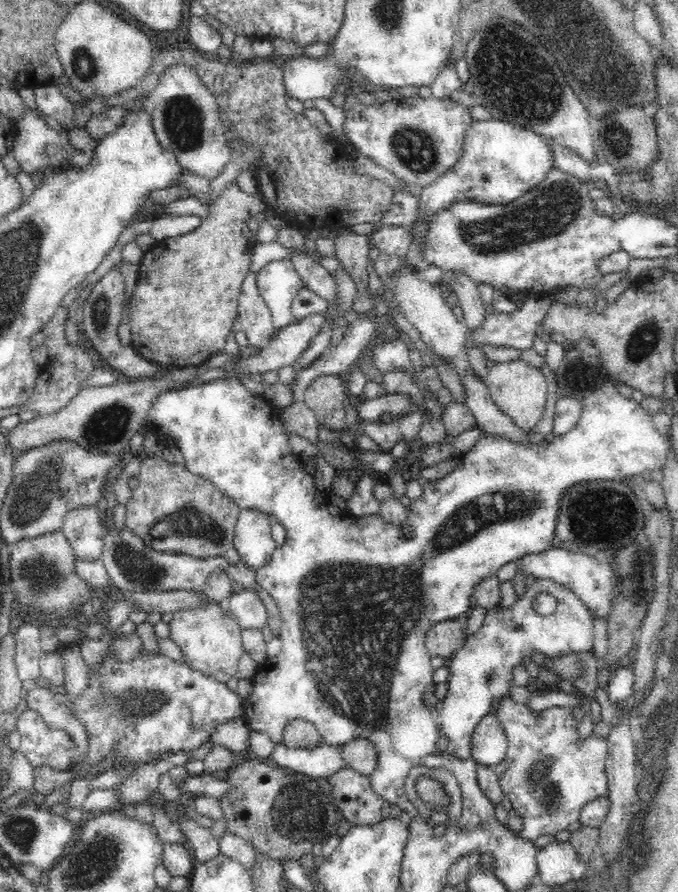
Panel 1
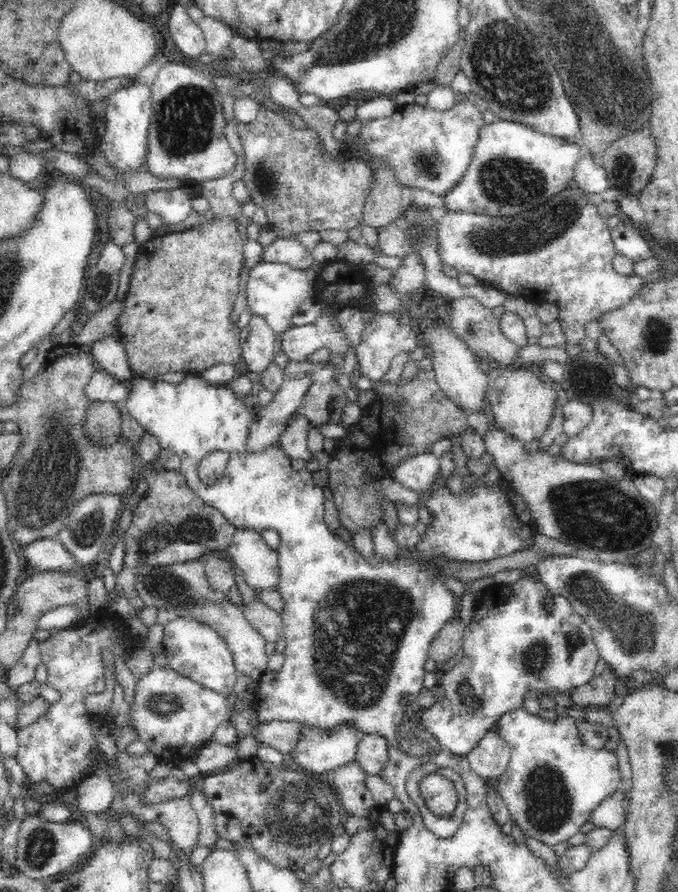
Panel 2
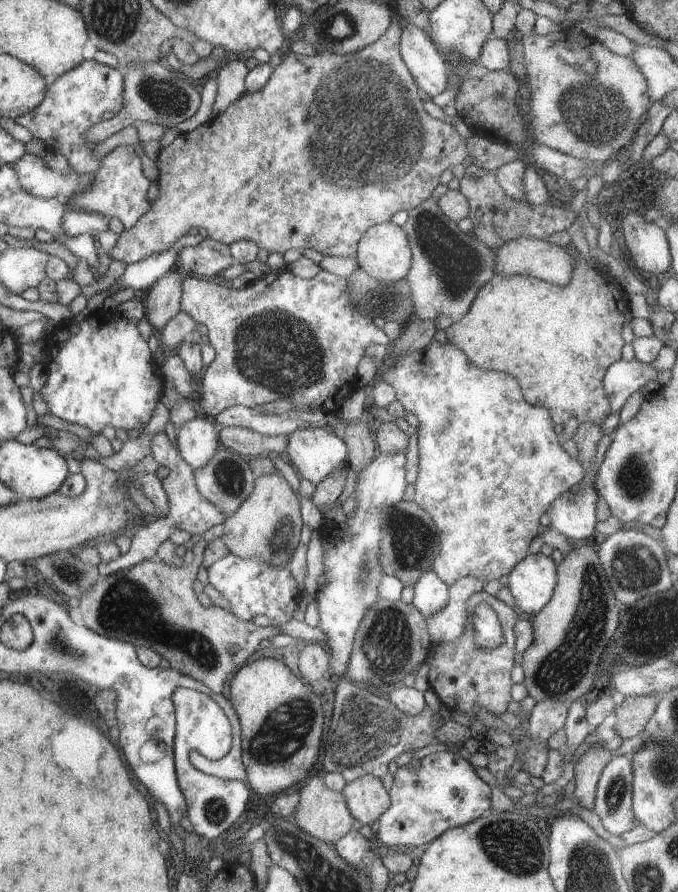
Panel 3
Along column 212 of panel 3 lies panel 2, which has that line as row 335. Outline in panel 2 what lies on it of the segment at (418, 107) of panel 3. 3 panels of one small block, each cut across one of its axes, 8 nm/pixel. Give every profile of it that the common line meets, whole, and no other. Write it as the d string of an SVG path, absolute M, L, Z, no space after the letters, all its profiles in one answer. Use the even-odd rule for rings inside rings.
M210 219L198 228L190 230L171 232L158 236L158 238L148 239L139 247L139 253L135 258L132 272L129 276L129 285L125 298L122 314L118 318L117 339L122 343L127 354L127 359L133 374L149 378L152 374L166 374L166 372L181 372L182 374L198 375L202 370L210 368L216 364L238 364L242 361L242 347L240 346L240 332L236 322L232 322L232 312L234 312L234 301L238 298L240 290L240 271L243 267L243 246L244 240L240 235L240 226L236 219Z

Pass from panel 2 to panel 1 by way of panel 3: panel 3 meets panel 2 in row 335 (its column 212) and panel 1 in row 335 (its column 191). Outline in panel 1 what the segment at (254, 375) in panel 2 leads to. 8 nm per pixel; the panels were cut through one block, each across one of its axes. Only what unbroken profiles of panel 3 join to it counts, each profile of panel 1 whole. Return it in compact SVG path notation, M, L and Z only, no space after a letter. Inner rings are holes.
M249 271L241 284L238 295L238 308L241 330L248 339L247 351L261 351L274 338L278 330L272 323L268 305L260 295L256 273Z

